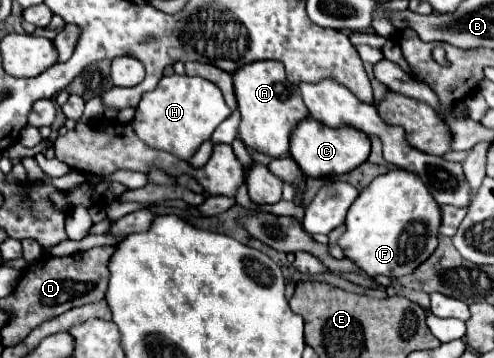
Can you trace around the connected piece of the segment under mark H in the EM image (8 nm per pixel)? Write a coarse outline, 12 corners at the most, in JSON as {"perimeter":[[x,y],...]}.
{"perimeter":[[188,75],[144,93],[132,129],[190,159],[228,119],[220,89]]}

